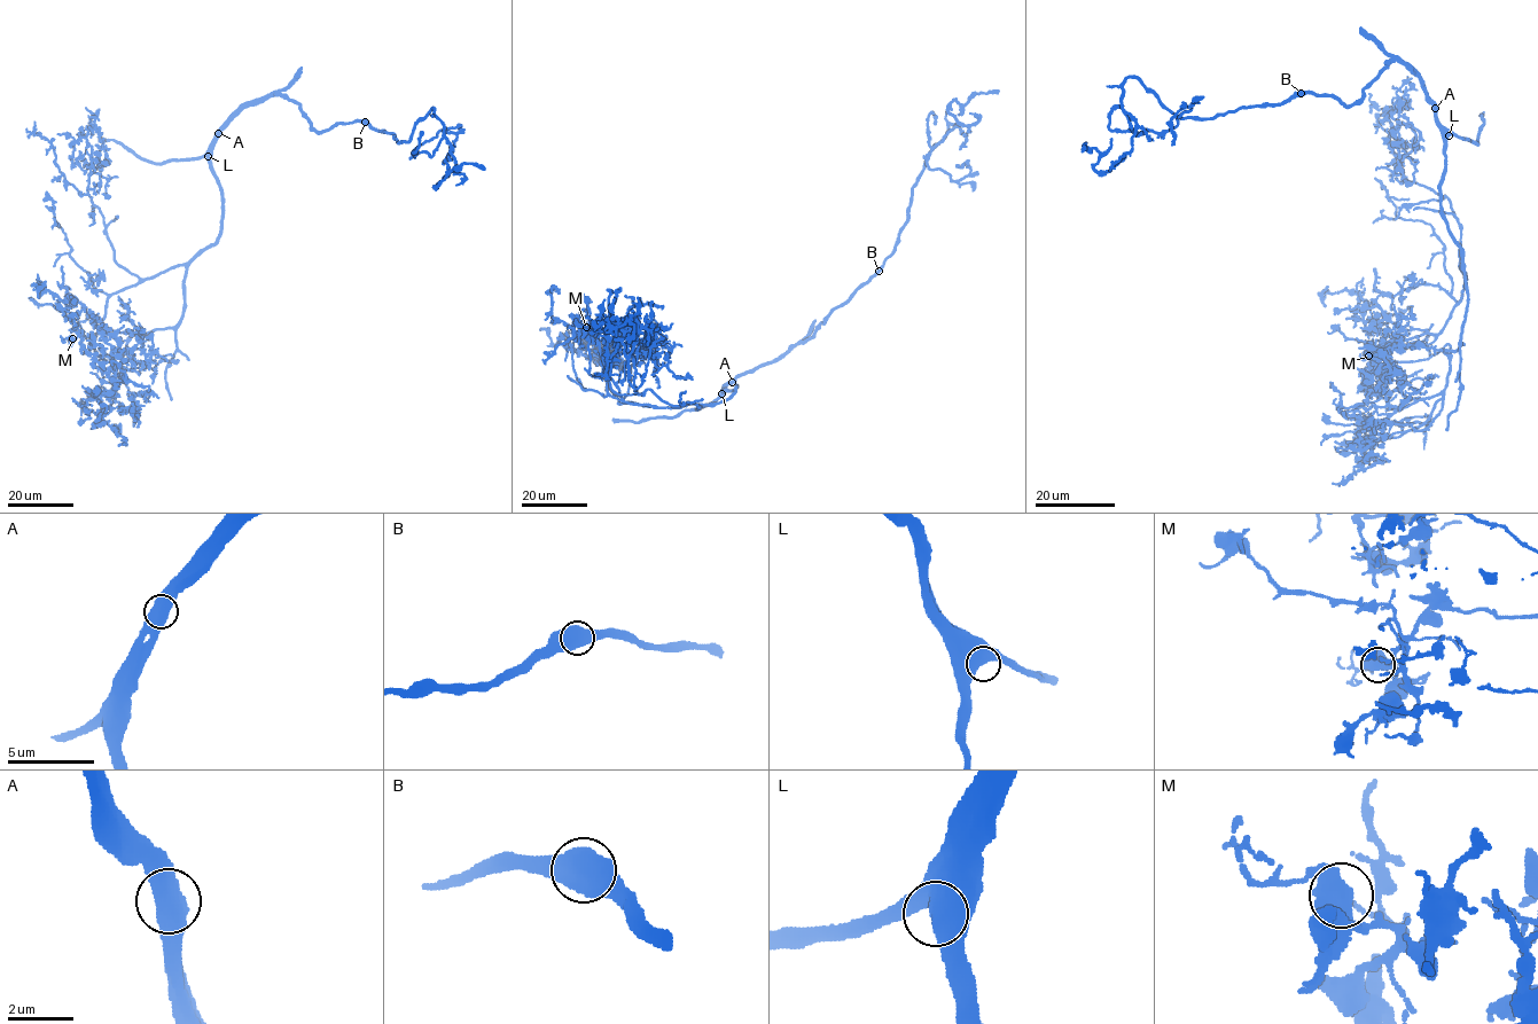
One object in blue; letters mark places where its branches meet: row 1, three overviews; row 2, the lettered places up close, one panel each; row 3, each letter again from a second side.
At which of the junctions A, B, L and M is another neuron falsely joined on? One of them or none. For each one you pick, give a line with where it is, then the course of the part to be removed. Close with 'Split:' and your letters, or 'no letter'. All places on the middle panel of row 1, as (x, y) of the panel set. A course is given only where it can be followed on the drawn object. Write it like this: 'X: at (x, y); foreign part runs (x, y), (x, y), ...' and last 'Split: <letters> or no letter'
Split: no letter

